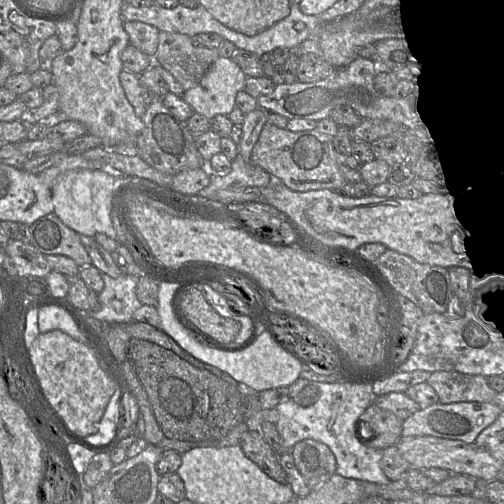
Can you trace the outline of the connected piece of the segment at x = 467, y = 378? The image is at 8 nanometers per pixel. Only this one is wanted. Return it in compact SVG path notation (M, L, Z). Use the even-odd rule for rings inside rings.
M455 370L434 371L427 380L442 404L458 402L490 402L496 391L483 375L465 374Z

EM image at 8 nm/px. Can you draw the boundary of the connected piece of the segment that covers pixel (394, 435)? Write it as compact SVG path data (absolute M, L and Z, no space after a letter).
M372 403L360 416L358 437L367 446L384 450L402 437L402 422L393 412Z

